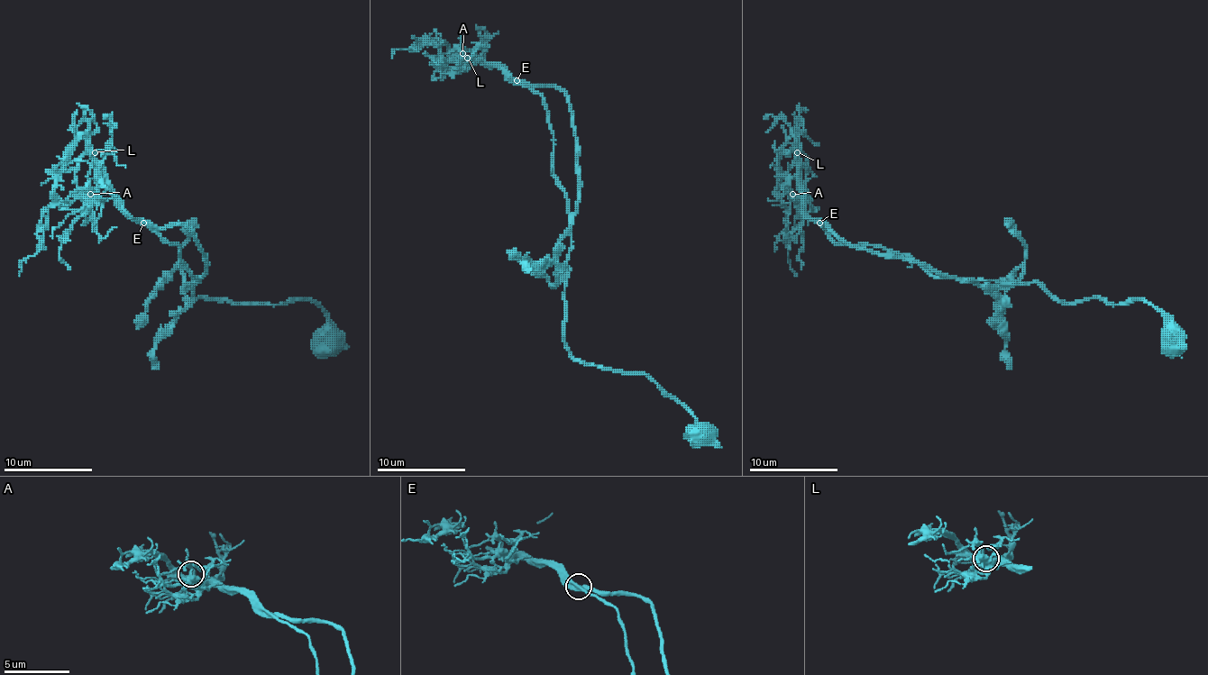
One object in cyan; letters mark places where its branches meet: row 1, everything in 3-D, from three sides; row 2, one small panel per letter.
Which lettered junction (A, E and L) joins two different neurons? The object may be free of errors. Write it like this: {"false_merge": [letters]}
{"false_merge": []}

